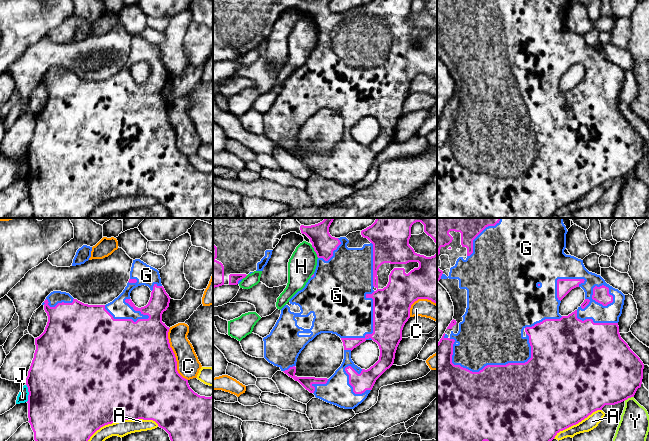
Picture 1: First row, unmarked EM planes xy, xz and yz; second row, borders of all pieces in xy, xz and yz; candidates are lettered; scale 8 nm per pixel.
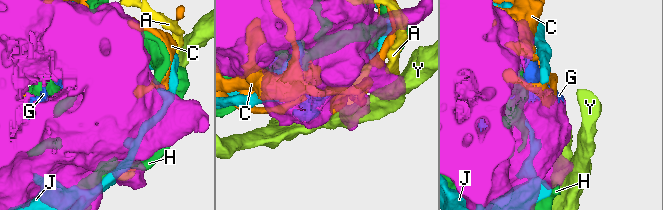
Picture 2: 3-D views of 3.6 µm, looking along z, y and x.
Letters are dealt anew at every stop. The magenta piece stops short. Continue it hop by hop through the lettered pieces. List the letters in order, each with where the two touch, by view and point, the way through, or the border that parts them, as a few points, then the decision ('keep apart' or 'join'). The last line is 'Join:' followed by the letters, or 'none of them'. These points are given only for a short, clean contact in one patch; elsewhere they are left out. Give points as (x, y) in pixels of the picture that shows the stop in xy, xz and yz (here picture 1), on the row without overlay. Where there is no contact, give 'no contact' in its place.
A: meets magenta in xy at (122, 195); keep apart
C: meets magenta in xy at (174, 131); keep apart
G: meets magenta in yz at (479, 147); join
H: meets magenta in xz at (314, 26); keep apart
J: meets magenta in xy at (29, 169); keep apart
Y: meets magenta in yz at (628, 173); keep apart
Join: G

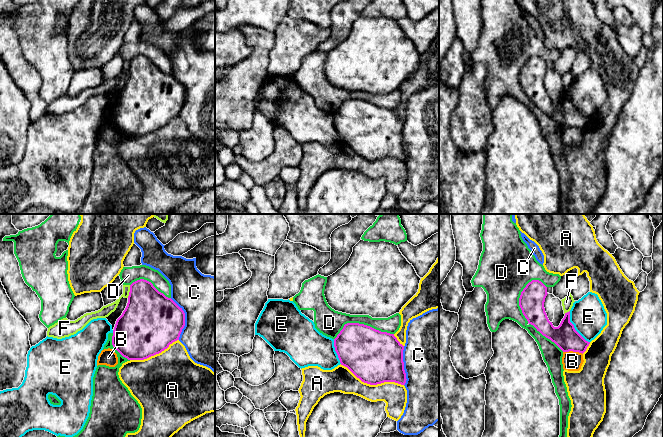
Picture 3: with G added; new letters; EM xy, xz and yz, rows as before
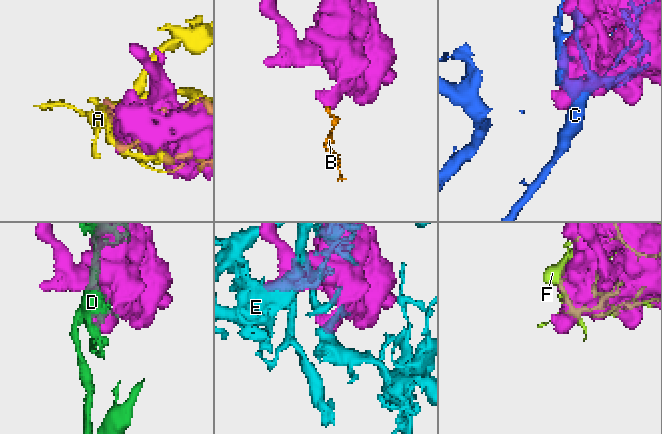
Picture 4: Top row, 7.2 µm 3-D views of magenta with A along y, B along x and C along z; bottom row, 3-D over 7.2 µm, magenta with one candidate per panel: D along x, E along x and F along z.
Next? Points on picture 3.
A: meets magenta in xz at (372, 160); keep apart
B: meets magenta in yz at (573, 127); border along yz (563, 127), (578, 127), (582, 130); keep apart
C: meets magenta in xy at (184, 95); keep apart
D: meets magenta in yz at (525, 93); keep apart
E: meets magenta in yz at (573, 103); keep apart
F: meets magenta in xy at (130, 67); keep apart
Join: none of them

